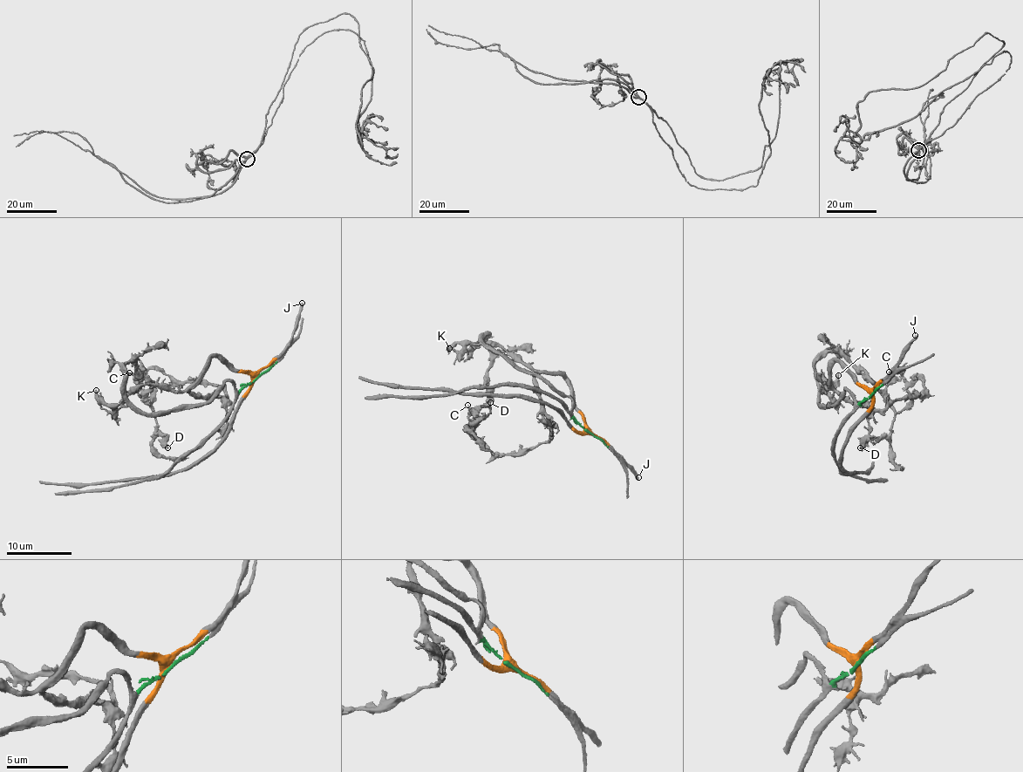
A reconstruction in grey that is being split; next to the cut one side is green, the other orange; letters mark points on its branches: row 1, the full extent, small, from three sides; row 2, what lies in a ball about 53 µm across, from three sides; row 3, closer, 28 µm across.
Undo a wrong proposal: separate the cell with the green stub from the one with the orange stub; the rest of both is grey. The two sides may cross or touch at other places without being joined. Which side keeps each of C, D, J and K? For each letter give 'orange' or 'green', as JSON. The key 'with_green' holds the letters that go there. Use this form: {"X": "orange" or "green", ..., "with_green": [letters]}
{"C": "green", "D": "green", "J": "orange", "K": "orange", "with_green": ["C", "D"]}

